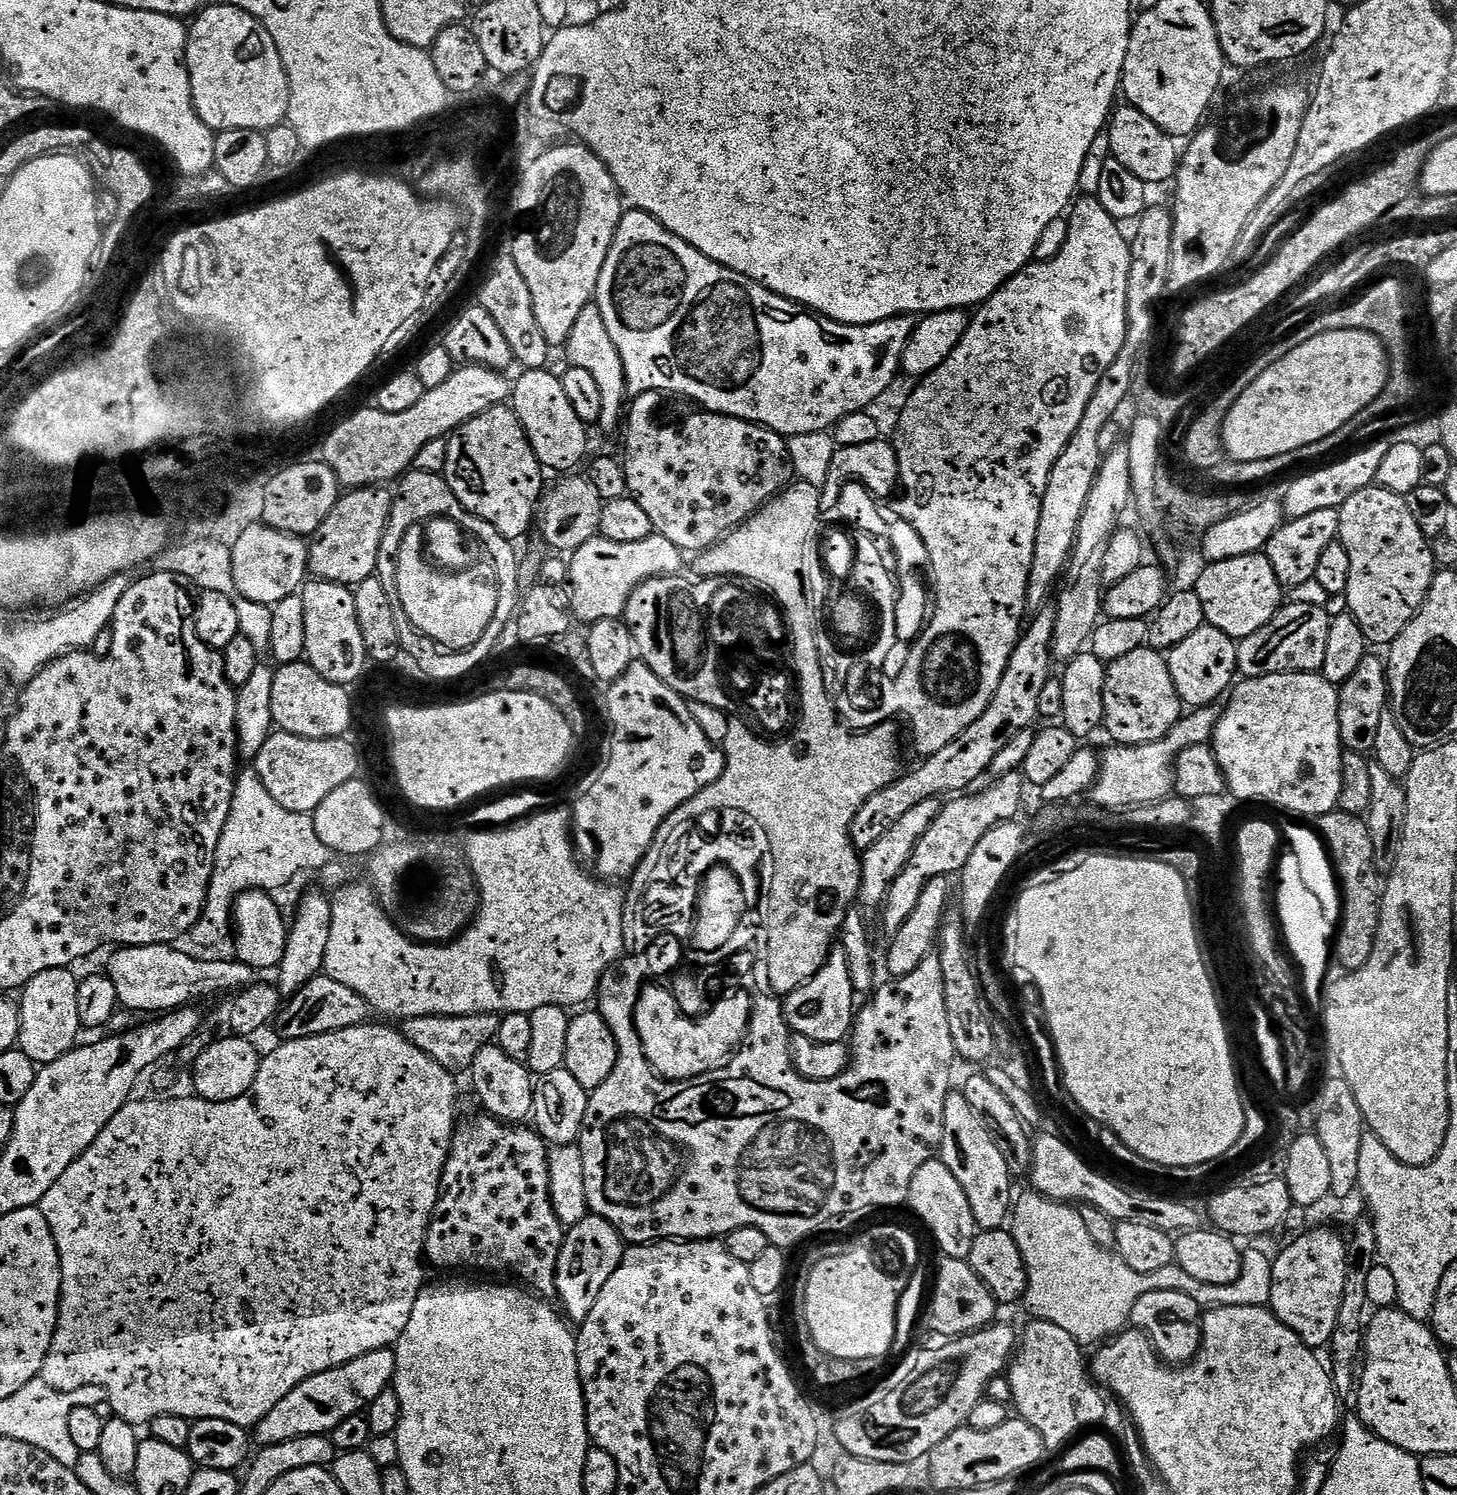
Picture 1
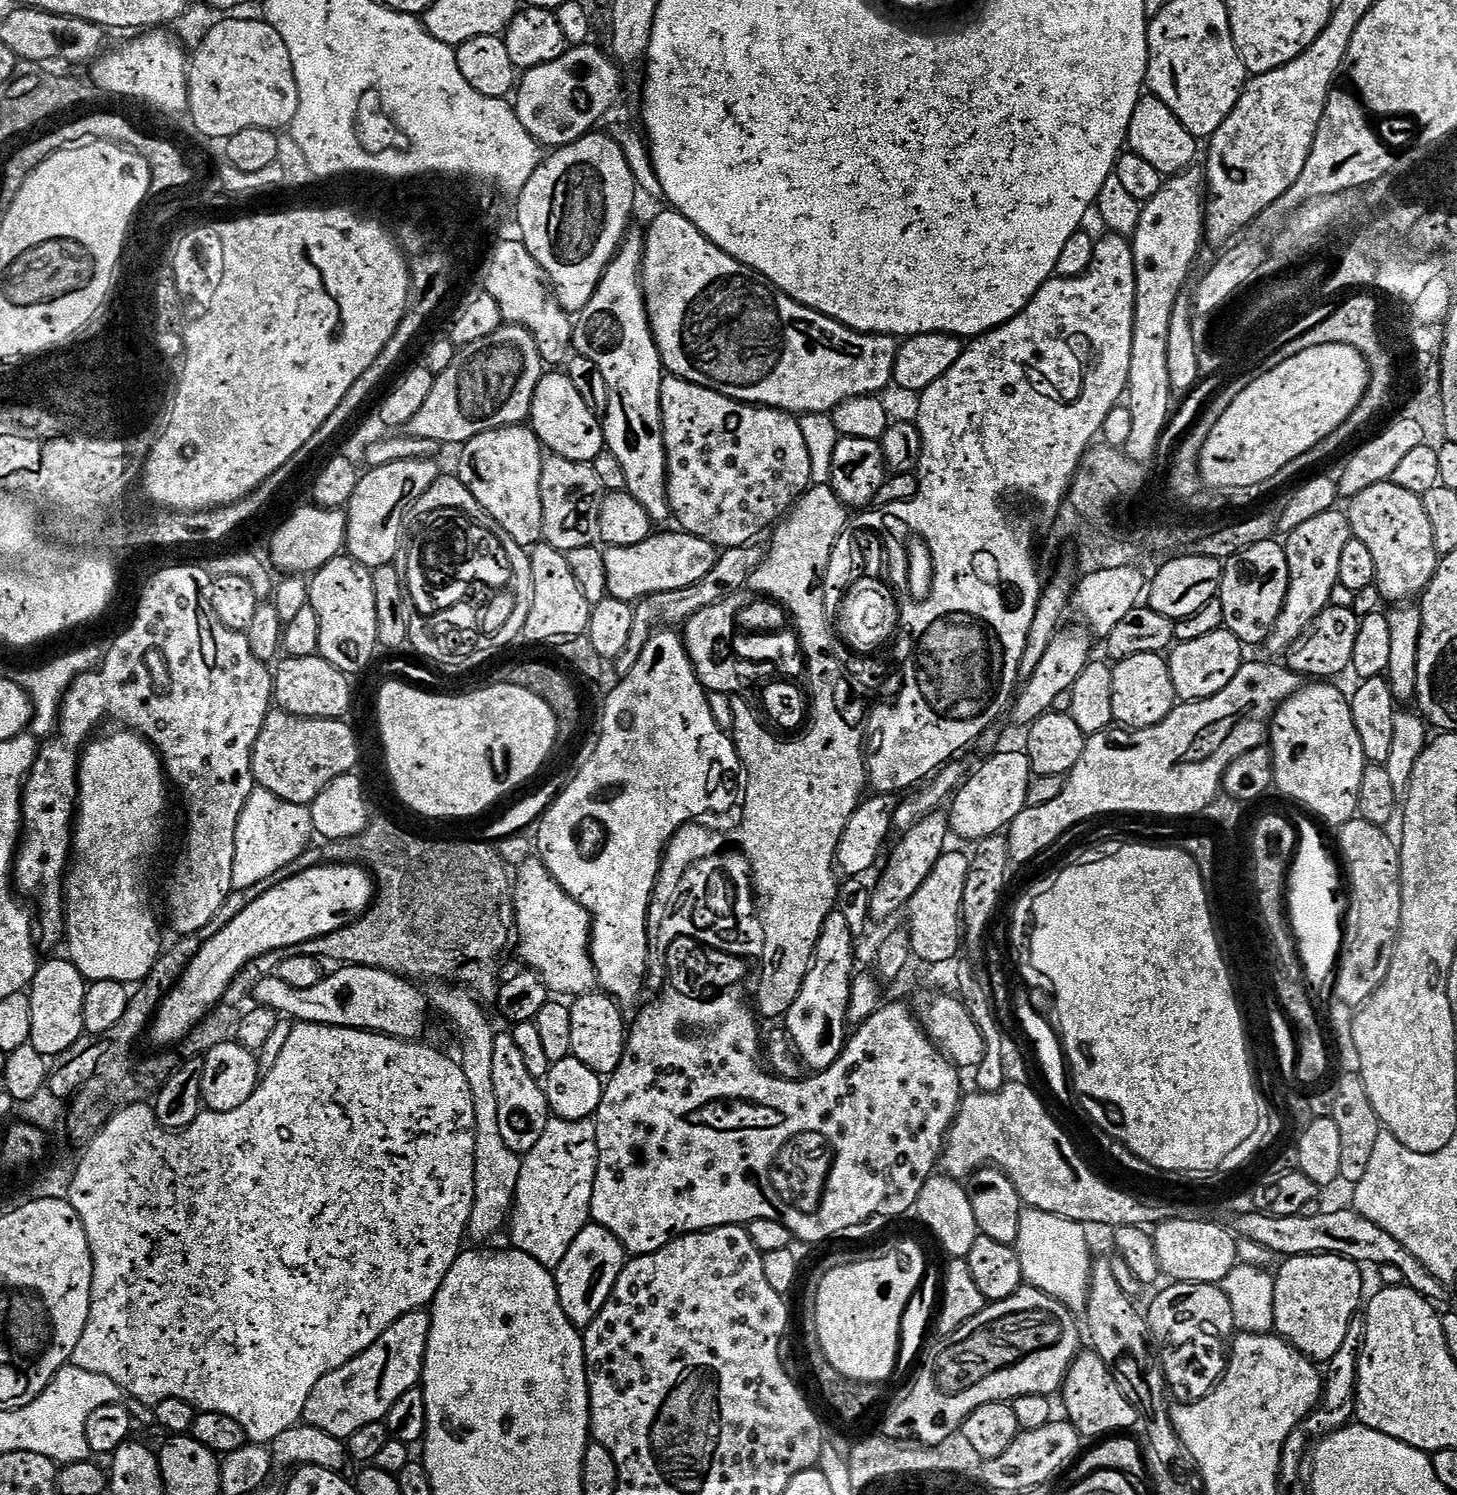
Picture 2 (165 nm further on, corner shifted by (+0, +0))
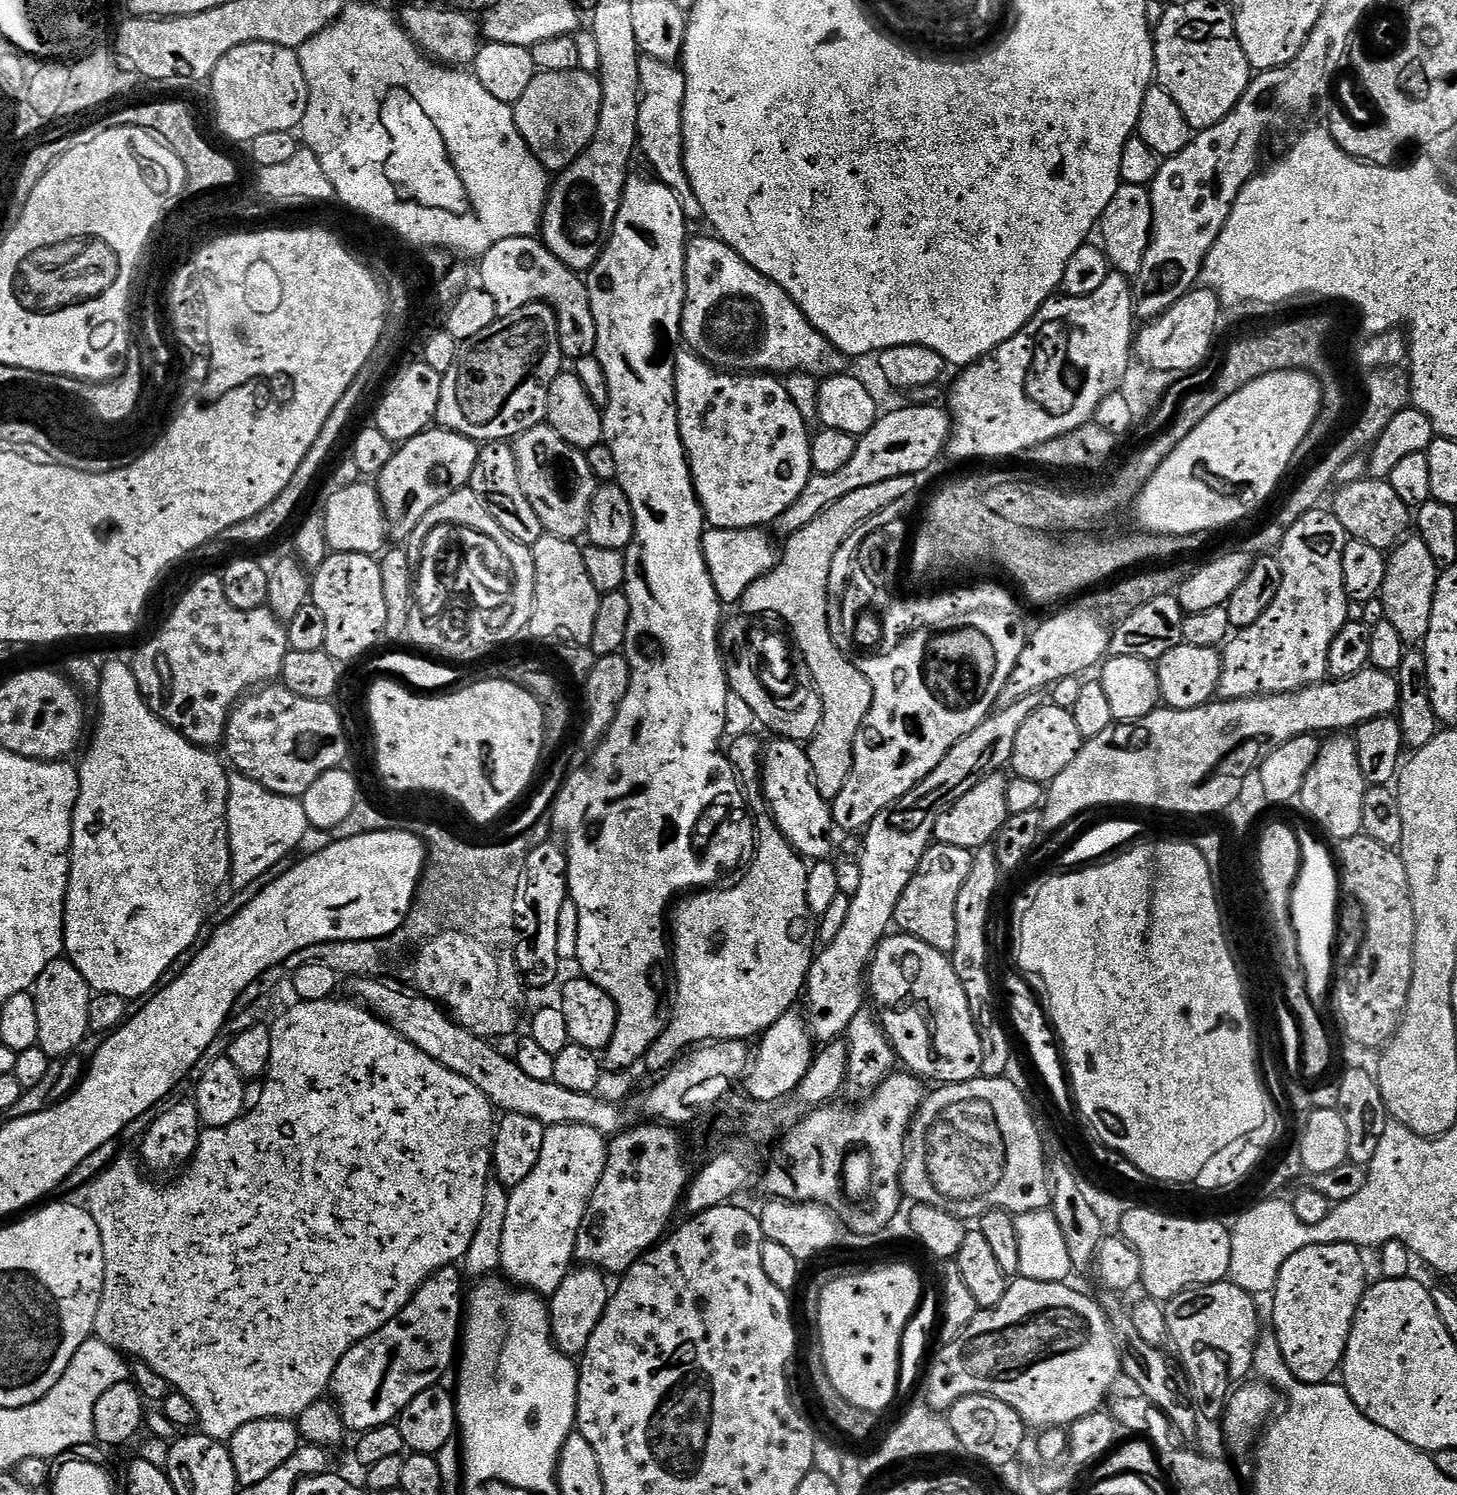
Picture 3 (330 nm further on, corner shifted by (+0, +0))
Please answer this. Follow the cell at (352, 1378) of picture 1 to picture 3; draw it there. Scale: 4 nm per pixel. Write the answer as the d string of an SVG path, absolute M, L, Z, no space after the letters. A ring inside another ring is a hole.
M456 1266L437 1270L393 1320L358 1341L338 1362L330 1396L353 1433L393 1423L411 1400L422 1390L437 1387L448 1367L453 1367L466 1319L466 1287L460 1274Z

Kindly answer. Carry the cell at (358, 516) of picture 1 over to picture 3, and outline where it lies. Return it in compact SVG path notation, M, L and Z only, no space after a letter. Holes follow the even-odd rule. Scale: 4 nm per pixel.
M439 426L410 438L395 449L389 464L379 472L378 491L380 501L384 504L384 515L387 516L389 525L395 529L395 539L396 536L400 539L397 541L407 541L409 530L420 521L422 514L426 514L426 510L438 506L438 502L442 502L442 498L450 498L450 494L454 494L458 489L469 487L479 453L480 448L477 441Z

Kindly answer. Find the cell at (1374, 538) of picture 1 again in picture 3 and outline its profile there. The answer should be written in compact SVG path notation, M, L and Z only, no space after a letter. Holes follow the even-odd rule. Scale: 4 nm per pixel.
M1365 478L1343 485L1335 496L1332 511L1353 540L1369 542L1376 549L1386 552L1394 548L1407 535L1408 526L1411 527L1411 509L1402 502L1388 481Z

